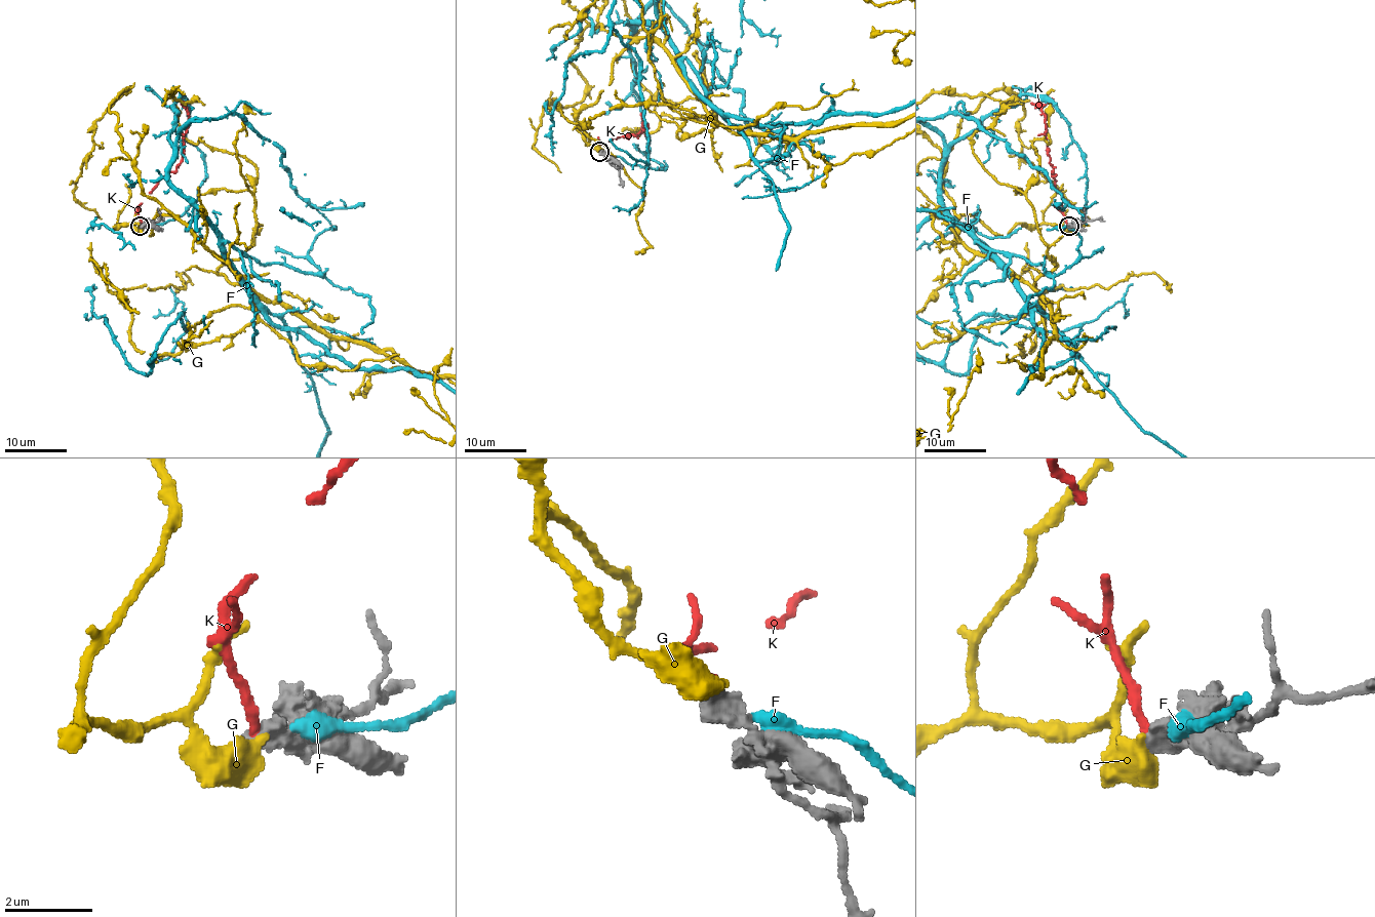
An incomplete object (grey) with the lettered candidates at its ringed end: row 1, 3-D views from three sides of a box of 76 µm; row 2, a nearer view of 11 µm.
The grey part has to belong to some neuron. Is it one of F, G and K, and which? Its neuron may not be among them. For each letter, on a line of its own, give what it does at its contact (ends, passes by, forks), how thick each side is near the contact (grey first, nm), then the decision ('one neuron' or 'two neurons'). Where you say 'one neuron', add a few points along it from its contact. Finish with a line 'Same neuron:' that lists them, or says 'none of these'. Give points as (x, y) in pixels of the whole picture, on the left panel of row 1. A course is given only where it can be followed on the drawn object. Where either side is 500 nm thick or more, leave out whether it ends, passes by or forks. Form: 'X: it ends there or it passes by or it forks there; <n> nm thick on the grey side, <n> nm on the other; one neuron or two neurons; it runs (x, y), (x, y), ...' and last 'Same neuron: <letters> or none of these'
F: 500 nm thick on the grey side, 480 nm on the other; two neurons
G: 500 nm thick on the grey side, 600 nm on the other; two neurons
K: 500 nm thick on the grey side, 200 nm on the other; two neurons
Same neuron: none of these

